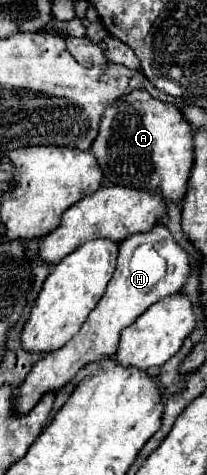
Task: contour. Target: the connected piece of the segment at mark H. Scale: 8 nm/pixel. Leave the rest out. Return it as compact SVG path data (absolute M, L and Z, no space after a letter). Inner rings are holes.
M160 224L154 226L148 234L132 234L120 244L120 254L118 254L118 264L112 280L108 282L108 288L96 308L88 314L88 320L82 324L80 332L66 342L66 346L44 354L42 360L38 360L22 386L18 388L18 398L16 398L16 410L26 414L34 408L34 404L52 390L60 390L70 378L78 374L78 370L94 360L100 360L102 356L112 356L118 348L120 332L134 324L134 320L144 314L154 302L162 300L164 296L176 294L182 290L182 286L188 280L190 274L190 260L188 252L176 244L172 238L170 230ZM156 254L160 260L156 260Z

